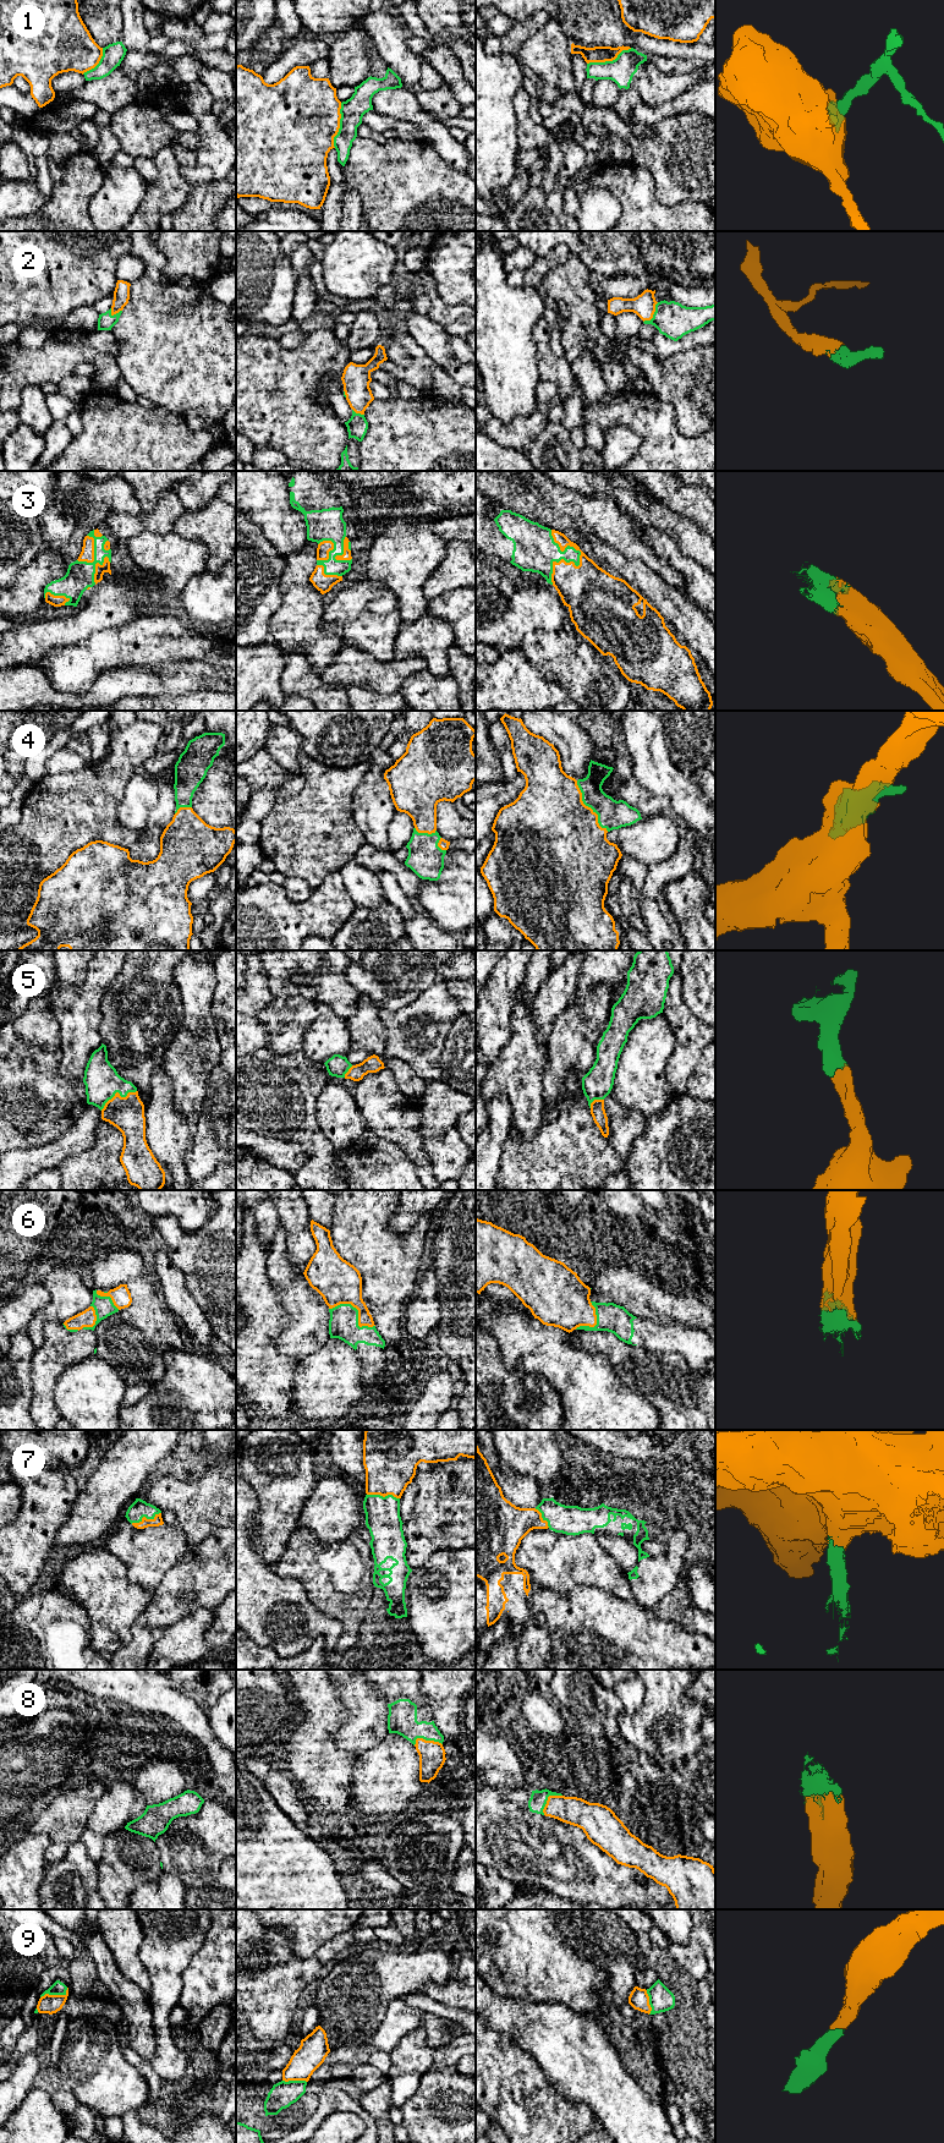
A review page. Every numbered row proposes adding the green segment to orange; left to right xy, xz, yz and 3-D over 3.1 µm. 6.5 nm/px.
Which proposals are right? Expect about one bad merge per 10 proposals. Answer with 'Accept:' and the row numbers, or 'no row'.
Accept: 2, 3, 4, 5, 6, 7, 8, 9

